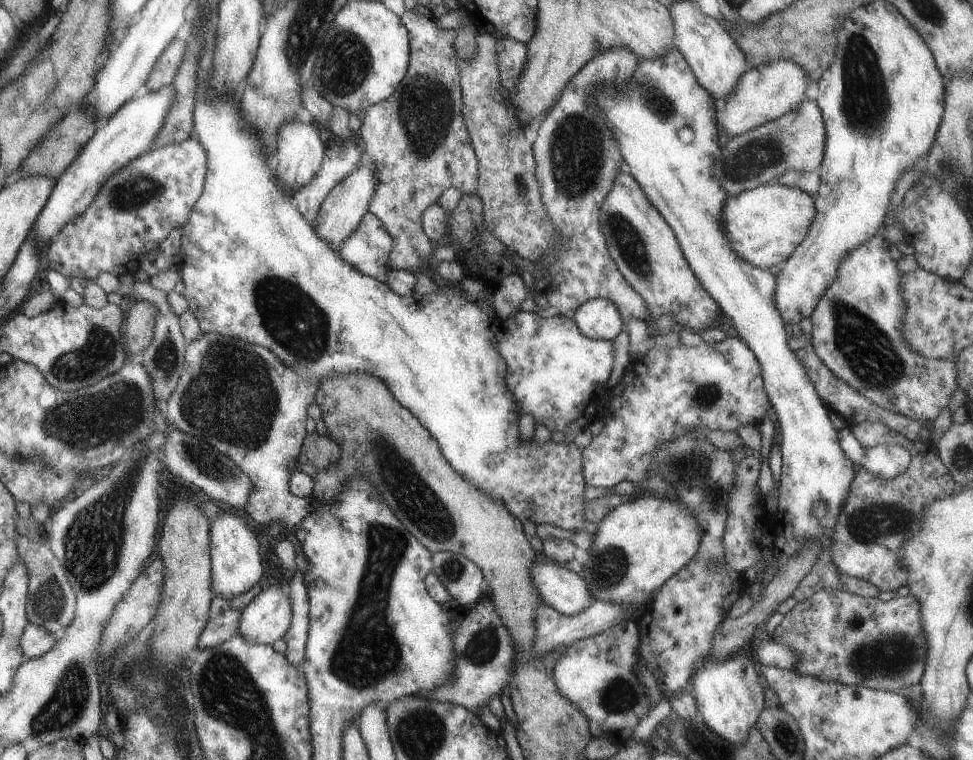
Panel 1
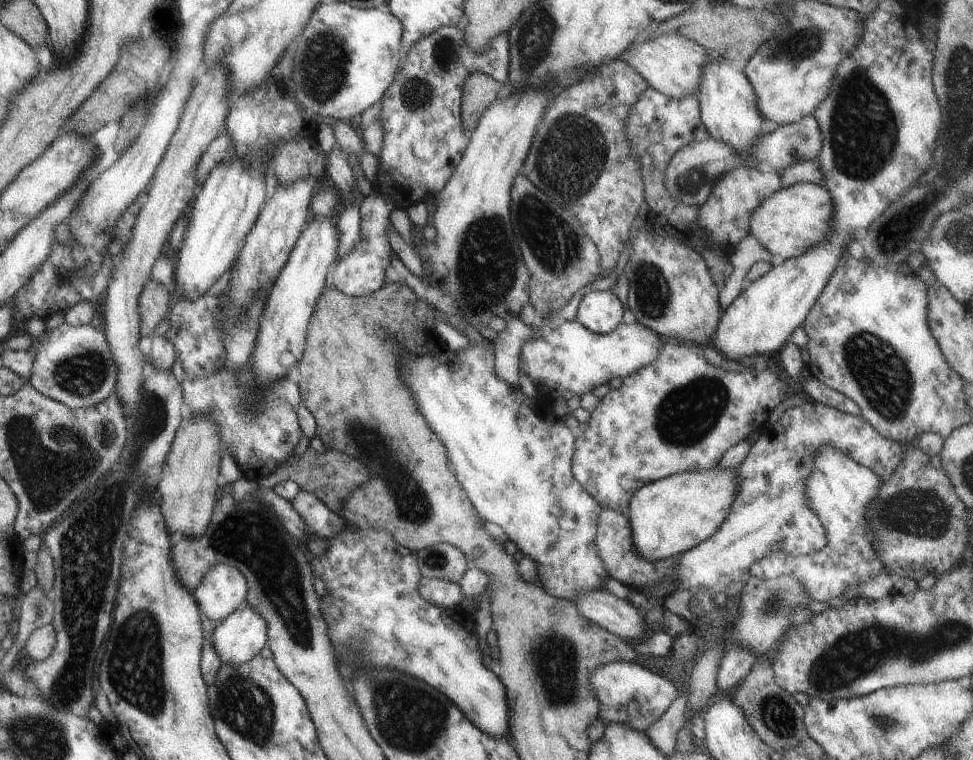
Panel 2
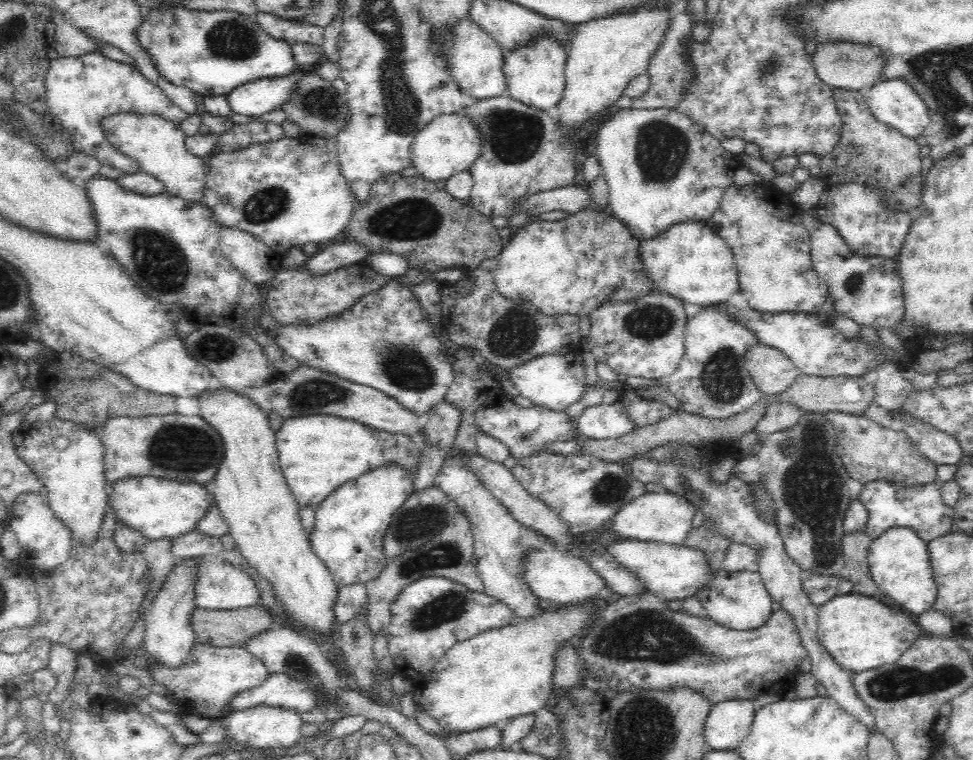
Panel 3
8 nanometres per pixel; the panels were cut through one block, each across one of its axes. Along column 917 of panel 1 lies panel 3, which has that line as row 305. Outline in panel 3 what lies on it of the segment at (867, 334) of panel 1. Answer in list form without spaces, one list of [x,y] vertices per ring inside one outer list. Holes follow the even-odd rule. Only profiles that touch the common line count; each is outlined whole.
[[[391,278],[379,291],[365,294],[354,306],[335,317],[322,319],[317,323],[277,324],[278,336],[273,340],[301,365],[390,395],[406,409],[414,411],[423,427],[427,423],[427,412],[436,403],[444,401],[454,378],[454,369],[446,354],[447,344],[442,342],[435,327],[425,319],[414,293],[401,281],[402,278]]]

